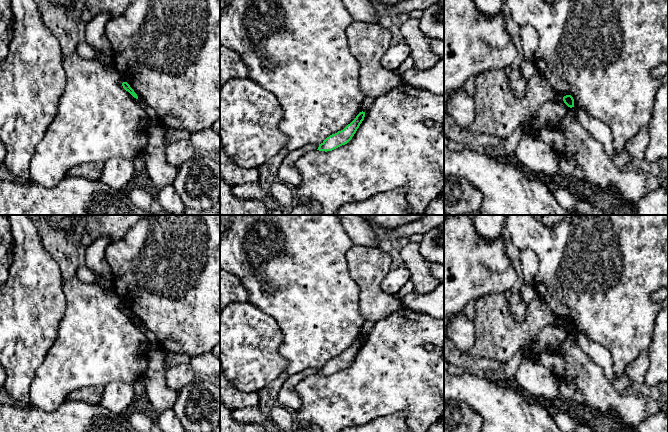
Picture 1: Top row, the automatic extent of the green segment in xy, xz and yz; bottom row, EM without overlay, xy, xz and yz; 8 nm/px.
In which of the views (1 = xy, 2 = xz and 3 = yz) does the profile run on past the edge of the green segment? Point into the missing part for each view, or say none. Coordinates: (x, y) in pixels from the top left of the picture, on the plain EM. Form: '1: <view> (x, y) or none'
1: none
2: none
3: none

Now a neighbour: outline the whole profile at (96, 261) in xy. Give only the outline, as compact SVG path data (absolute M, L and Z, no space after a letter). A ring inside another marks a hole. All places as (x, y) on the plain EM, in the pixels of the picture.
M98 238L86 249L86 267L99 276L96 284L107 292L114 291L112 274L105 257L105 250L110 242L109 238Z

